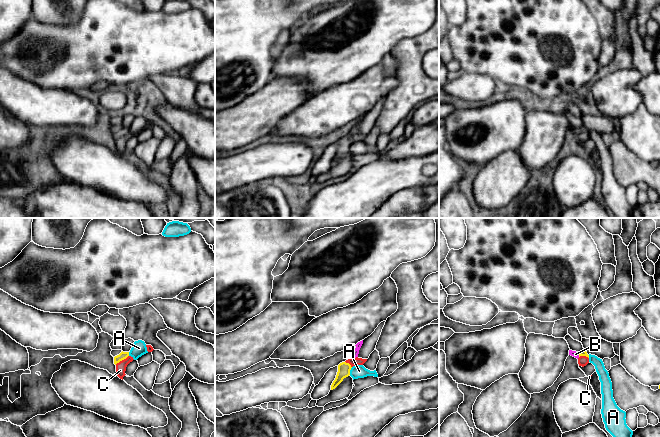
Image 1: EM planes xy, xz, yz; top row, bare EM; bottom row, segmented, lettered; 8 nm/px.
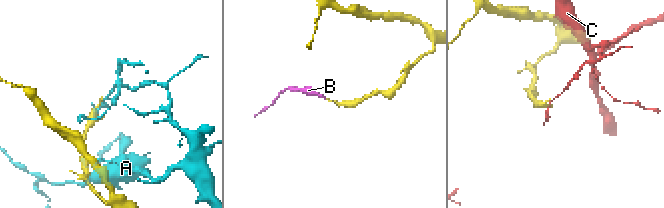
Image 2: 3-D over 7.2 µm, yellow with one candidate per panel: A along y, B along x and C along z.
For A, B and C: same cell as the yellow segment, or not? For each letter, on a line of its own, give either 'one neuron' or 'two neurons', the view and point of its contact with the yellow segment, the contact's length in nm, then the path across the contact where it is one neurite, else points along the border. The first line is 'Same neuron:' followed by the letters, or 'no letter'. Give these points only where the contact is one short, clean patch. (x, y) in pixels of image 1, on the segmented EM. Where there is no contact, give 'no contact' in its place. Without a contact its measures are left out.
Same neuron: B
A: two neurons; contact xz (349, 371); length 70 nm; border xz (352, 367), (349, 374)
B: one neuron; contact yz (579, 354); length 40 nm; way yz (583, 353), (579, 354), (575, 354)
C: two neurons; contact xy (121, 360); length 130 nm; border xy (128, 355), (115, 364)

